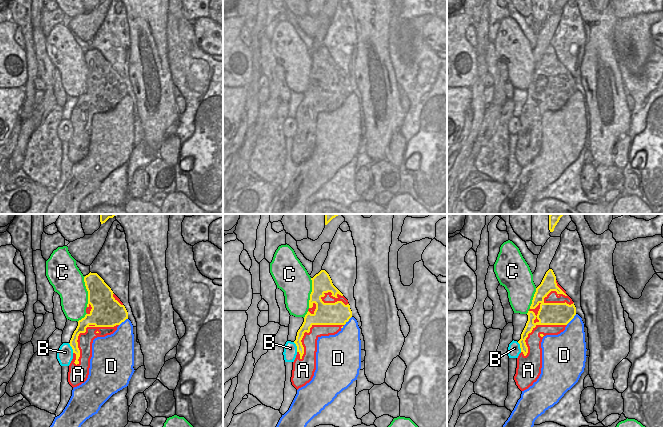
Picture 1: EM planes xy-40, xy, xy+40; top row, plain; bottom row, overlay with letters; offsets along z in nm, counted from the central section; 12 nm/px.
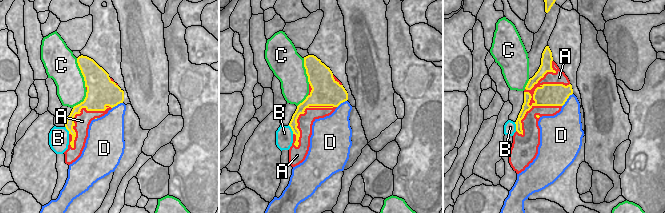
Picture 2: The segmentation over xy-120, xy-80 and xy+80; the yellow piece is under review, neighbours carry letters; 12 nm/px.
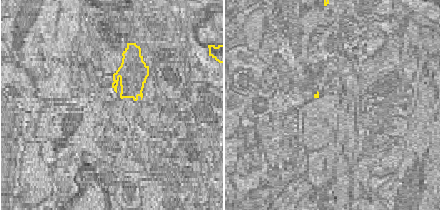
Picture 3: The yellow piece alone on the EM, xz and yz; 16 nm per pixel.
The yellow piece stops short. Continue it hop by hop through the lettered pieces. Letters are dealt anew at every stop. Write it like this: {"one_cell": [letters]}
{"one_cell": []}

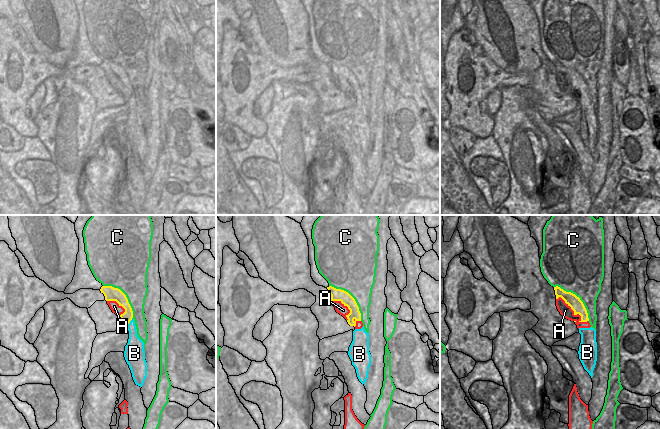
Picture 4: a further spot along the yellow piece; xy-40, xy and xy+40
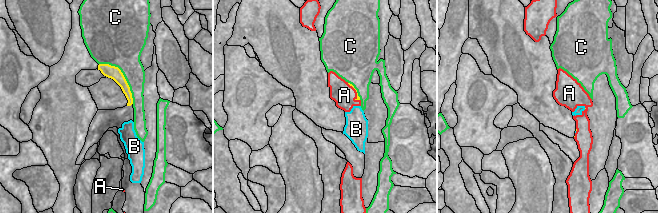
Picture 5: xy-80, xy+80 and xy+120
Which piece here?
{"one_cell": ["B"]}

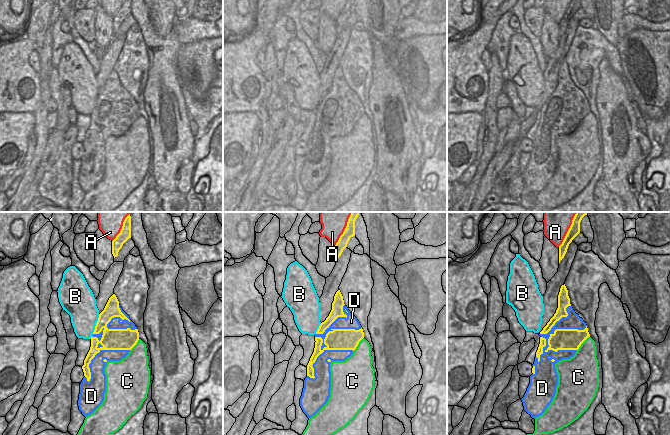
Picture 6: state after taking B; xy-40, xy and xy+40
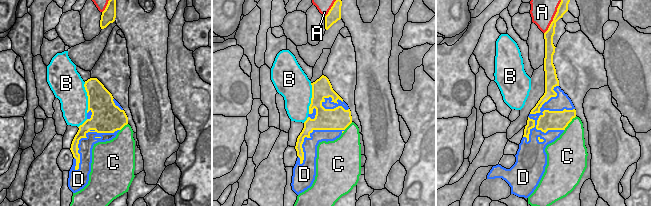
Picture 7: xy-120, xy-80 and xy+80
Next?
{"one_cell": []}

